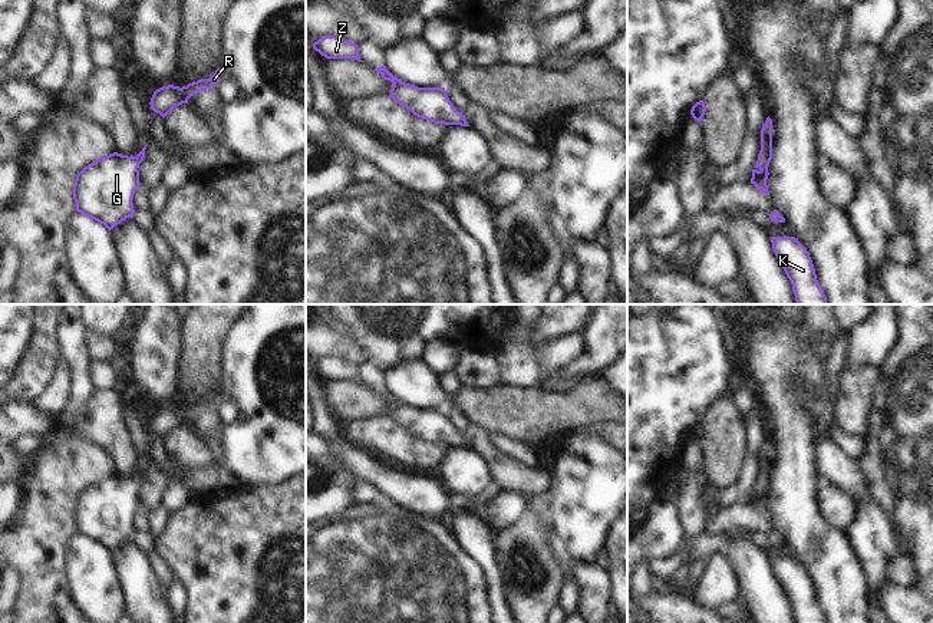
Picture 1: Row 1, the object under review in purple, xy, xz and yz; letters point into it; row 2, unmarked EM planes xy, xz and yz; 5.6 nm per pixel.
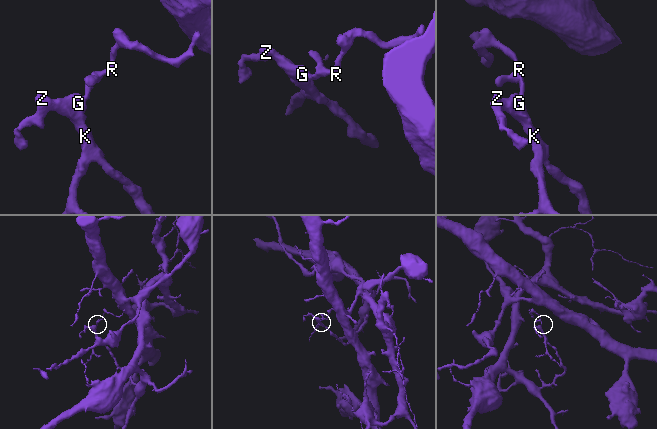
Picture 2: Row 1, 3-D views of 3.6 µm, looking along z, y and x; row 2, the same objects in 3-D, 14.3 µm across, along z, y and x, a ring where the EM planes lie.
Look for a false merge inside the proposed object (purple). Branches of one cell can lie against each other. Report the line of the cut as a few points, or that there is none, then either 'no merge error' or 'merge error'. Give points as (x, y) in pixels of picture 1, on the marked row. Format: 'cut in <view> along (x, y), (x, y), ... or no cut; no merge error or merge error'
no cut; no merge error

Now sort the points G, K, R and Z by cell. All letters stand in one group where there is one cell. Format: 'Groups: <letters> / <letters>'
Groups: G K R Z

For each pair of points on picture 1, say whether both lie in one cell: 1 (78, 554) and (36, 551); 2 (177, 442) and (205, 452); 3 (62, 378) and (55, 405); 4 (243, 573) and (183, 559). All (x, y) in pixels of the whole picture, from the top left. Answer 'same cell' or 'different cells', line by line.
1: different cells
2: same cell
3: same cell
4: same cell

